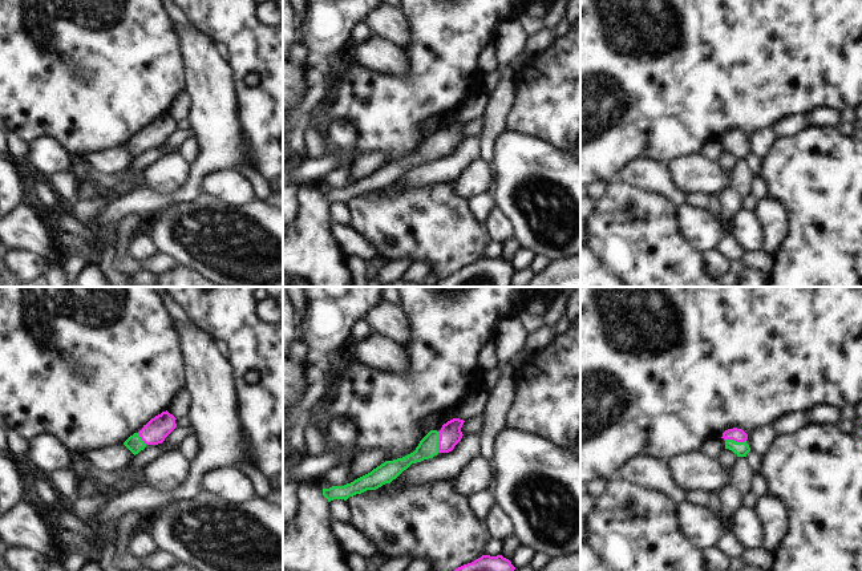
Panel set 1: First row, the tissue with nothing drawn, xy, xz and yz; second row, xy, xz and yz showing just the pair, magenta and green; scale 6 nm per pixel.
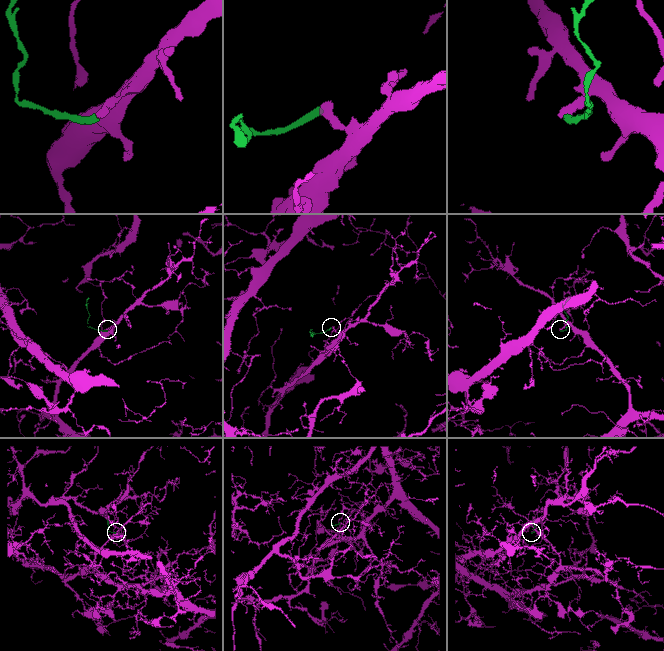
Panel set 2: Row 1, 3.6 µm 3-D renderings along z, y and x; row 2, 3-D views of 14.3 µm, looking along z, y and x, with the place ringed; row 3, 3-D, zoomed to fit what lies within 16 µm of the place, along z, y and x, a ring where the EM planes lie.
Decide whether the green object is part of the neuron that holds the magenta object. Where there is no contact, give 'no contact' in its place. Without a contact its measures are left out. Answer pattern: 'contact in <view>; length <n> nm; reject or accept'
contact in yz; length 140 nm; accept

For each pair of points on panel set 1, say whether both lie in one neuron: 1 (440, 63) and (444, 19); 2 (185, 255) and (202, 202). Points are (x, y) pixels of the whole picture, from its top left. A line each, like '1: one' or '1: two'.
1: one
2: one

